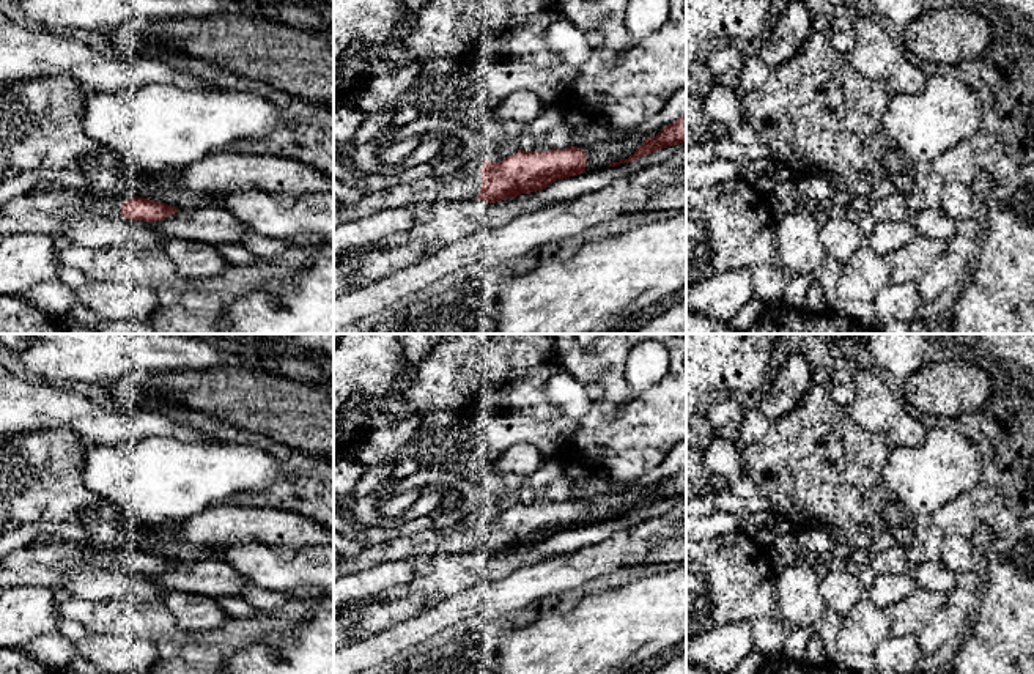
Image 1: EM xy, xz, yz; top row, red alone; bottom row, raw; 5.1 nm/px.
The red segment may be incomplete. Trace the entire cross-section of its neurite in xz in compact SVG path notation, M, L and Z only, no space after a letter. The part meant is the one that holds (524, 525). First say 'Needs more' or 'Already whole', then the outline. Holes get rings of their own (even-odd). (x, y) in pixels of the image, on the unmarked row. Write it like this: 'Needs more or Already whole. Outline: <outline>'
Needs more. Outline: M576 499L549 504L519 502L500 515L483 515L482 523L472 528L460 524L445 529L431 528L409 537L368 545L357 556L342 556L340 564L334 568L334 580L415 556L461 556L474 551L496 556L543 543L557 532L585 526L585 518L587 509Z

